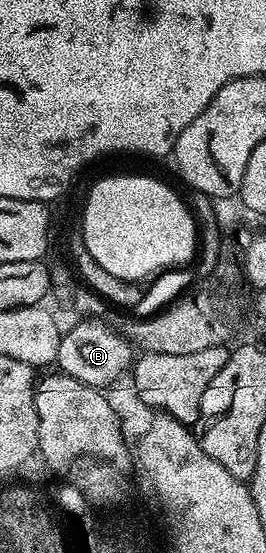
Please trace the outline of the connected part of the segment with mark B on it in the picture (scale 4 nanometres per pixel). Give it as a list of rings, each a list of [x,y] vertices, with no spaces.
[[[80,320],[60,336],[55,365],[59,373],[68,374],[87,386],[108,388],[119,383],[134,362],[134,347],[123,333],[111,330],[104,320]]]

